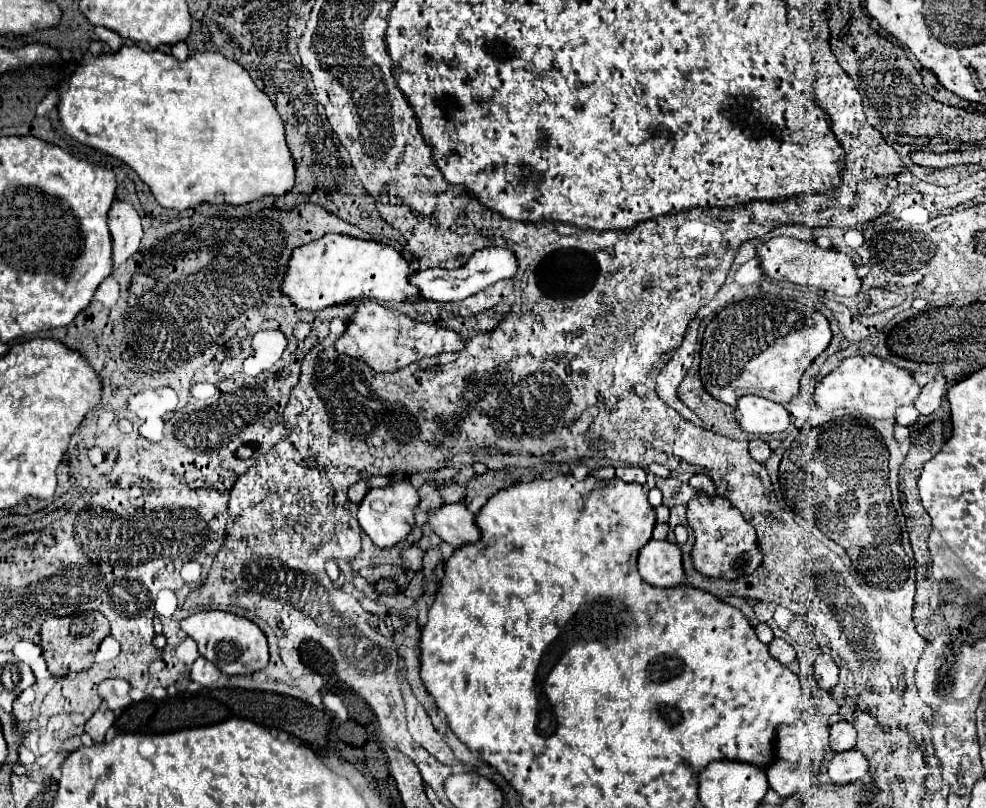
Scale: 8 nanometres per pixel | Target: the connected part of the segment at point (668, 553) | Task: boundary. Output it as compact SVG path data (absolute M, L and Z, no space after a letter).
M648 541L638 553L638 571L644 581L656 587L684 583L680 547L670 541Z

